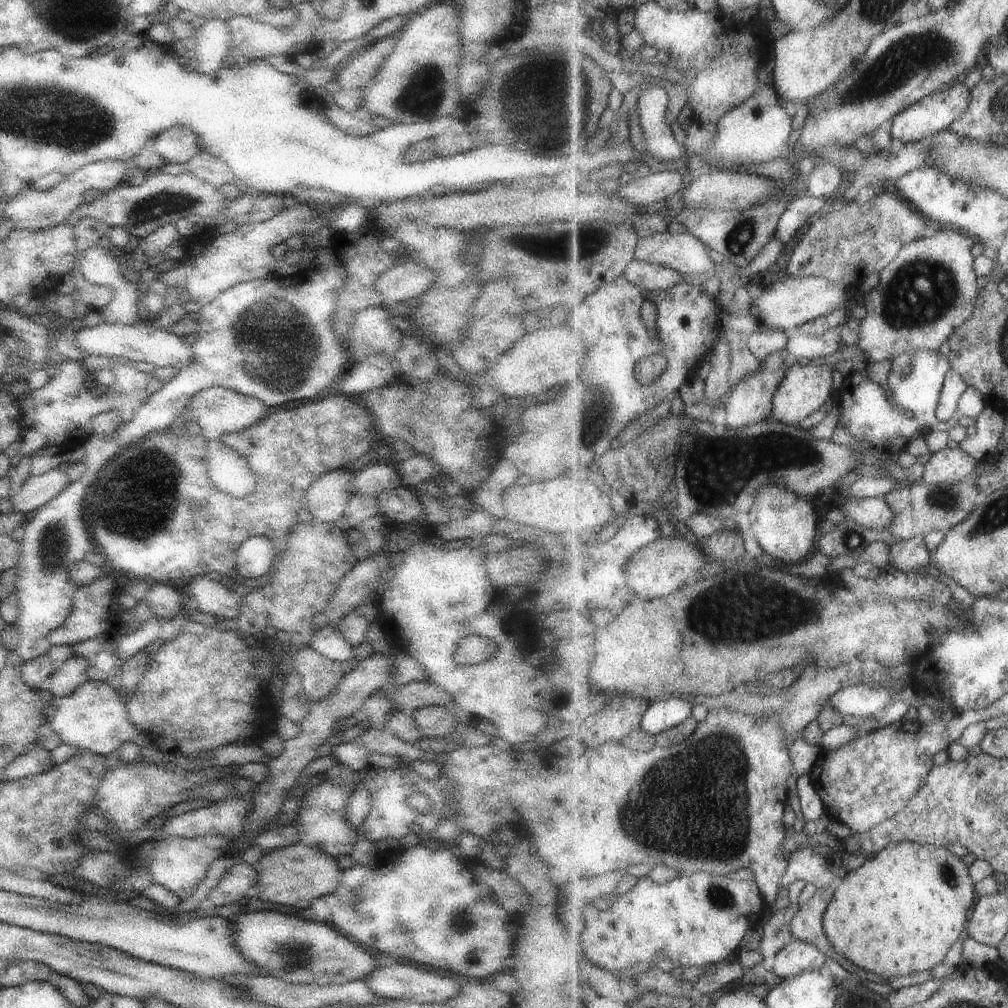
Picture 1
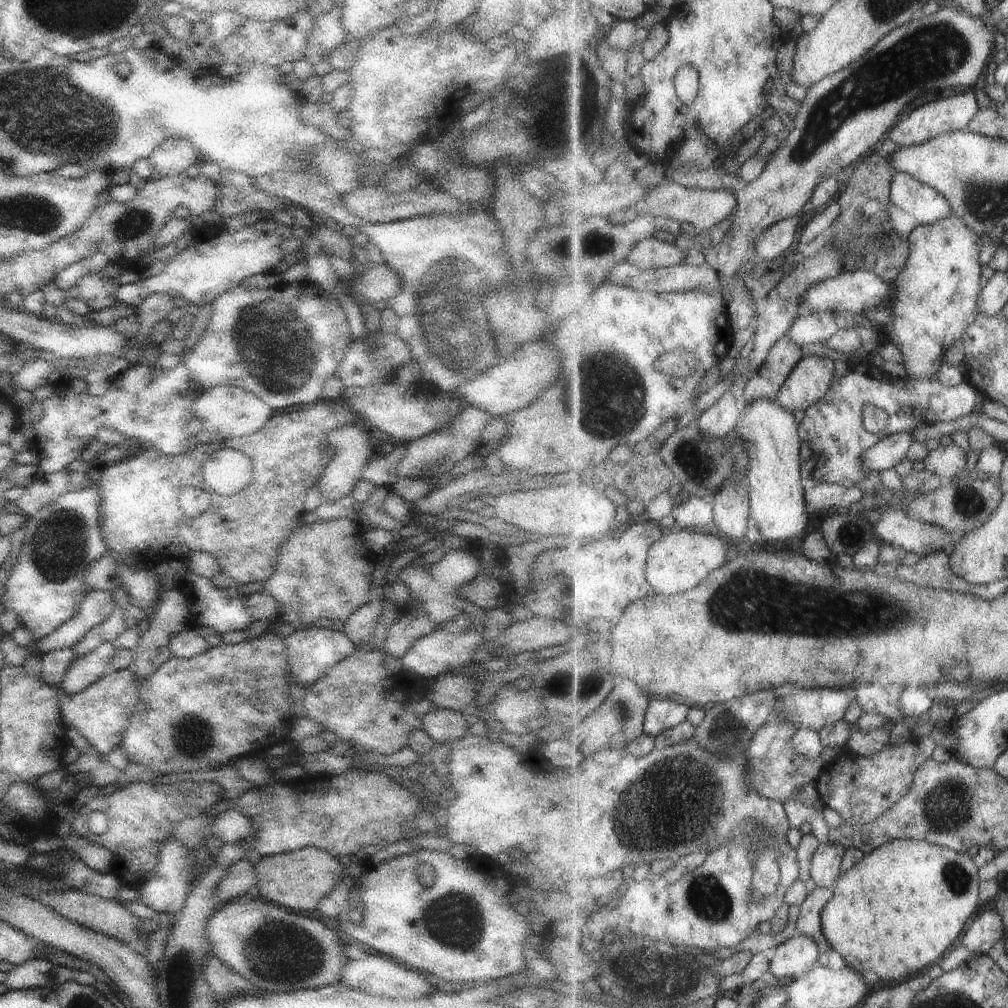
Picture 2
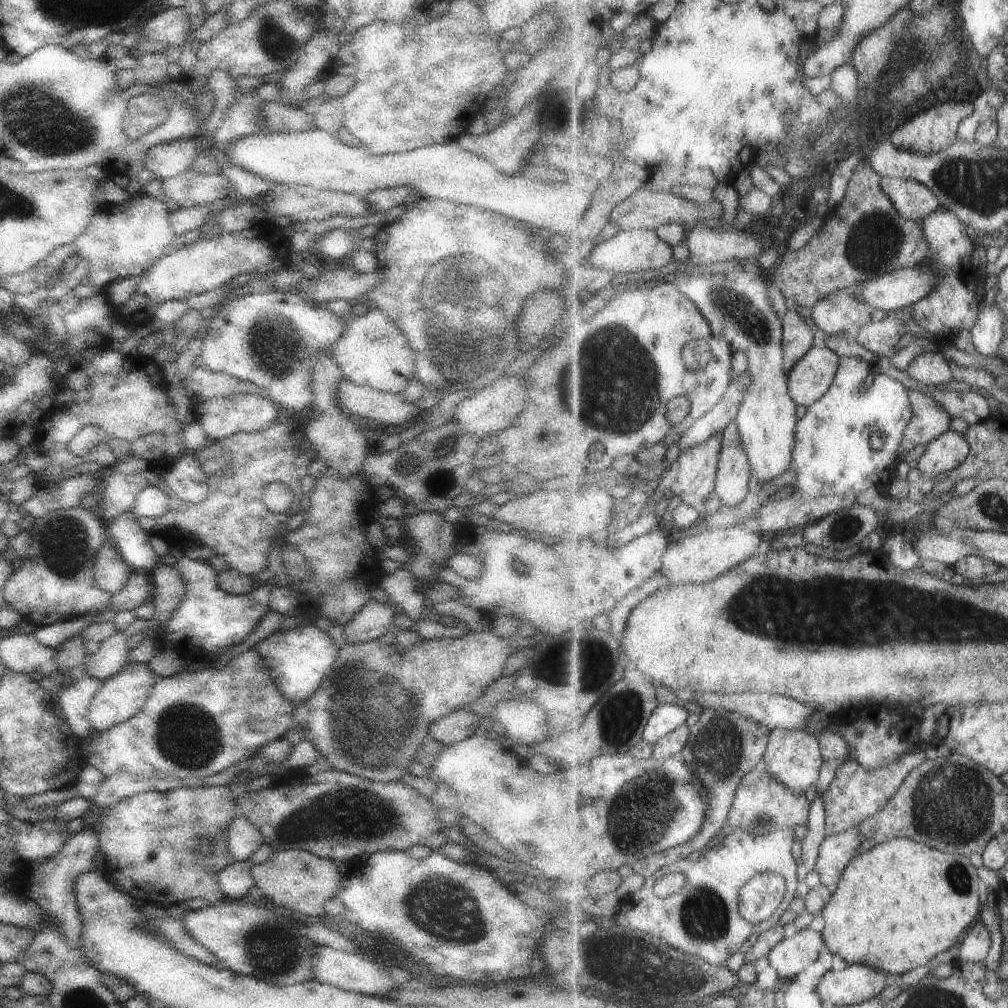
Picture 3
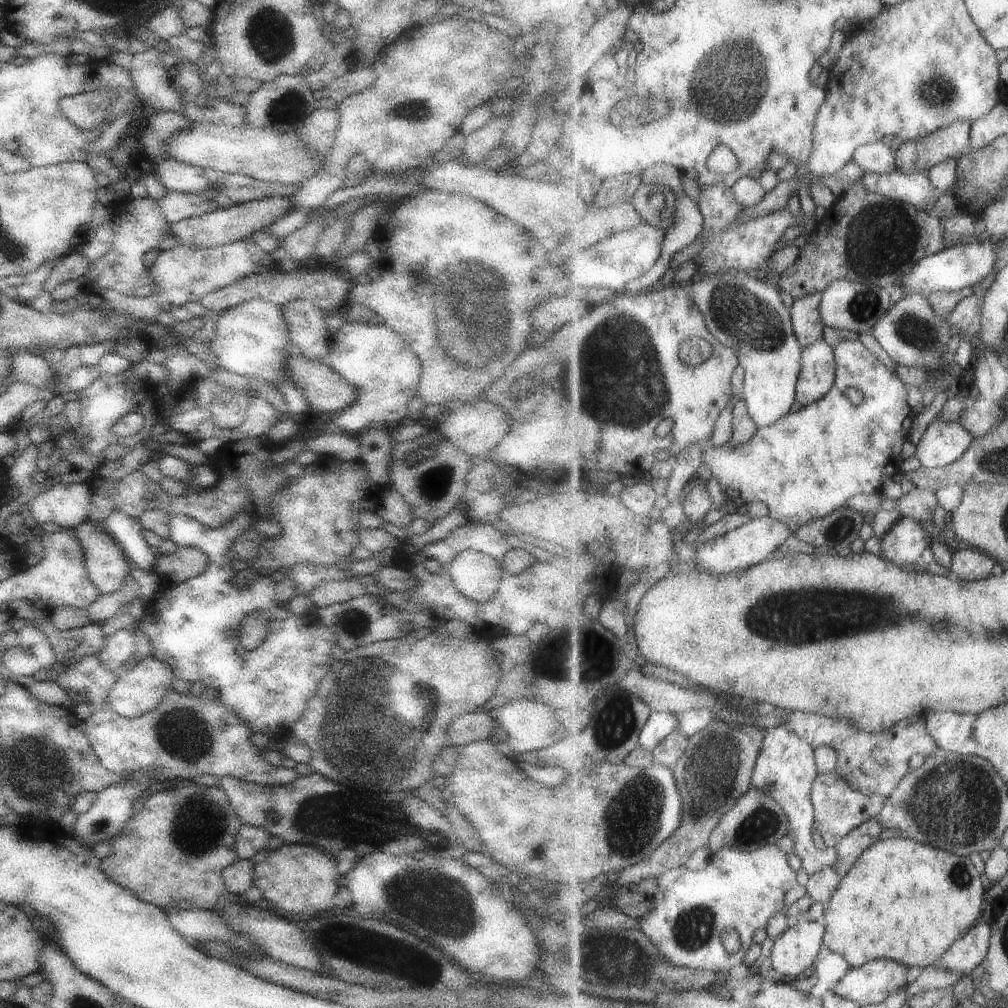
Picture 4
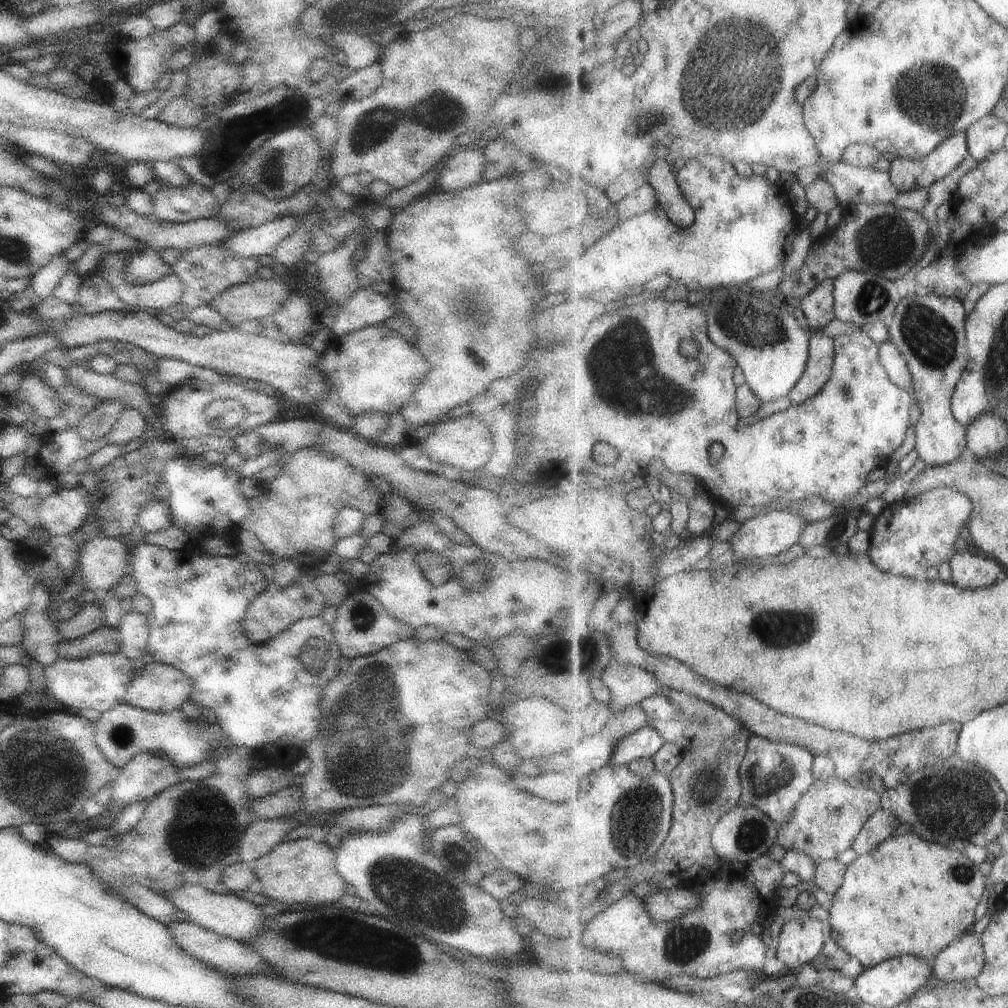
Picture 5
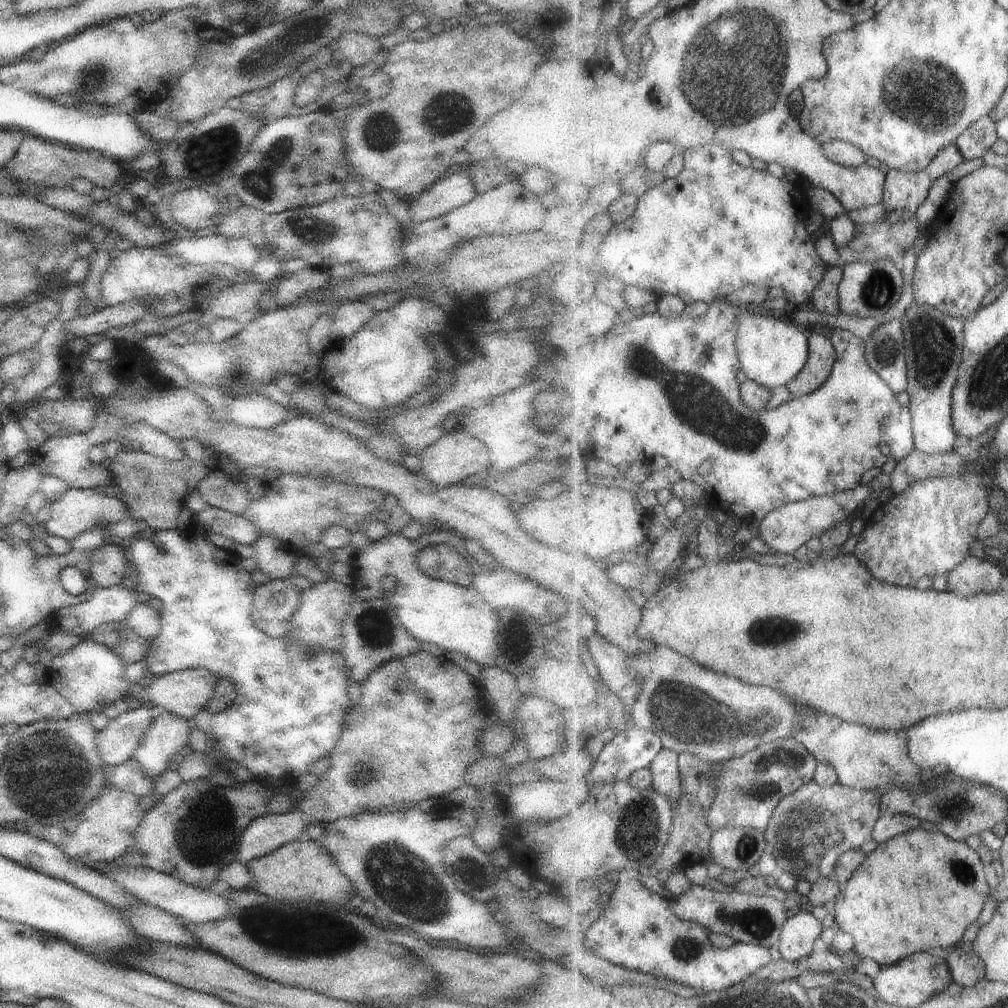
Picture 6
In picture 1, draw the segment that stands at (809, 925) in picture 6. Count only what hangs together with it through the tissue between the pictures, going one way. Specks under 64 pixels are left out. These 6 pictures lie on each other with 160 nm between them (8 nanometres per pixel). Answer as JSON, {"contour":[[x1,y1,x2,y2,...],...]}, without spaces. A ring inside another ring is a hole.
{"contour":[[794,939,774,956,772,972,782,980,790,979,805,971,820,970,827,959,826,953,814,944]]}

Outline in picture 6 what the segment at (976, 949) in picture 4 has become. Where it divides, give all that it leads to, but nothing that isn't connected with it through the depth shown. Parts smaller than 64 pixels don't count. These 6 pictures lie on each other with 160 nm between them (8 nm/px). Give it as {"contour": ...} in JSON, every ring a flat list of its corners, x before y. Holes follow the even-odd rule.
{"contour":[[959,946,944,953,951,978,962,986,975,986,985,979,985,962,974,952,963,952]]}

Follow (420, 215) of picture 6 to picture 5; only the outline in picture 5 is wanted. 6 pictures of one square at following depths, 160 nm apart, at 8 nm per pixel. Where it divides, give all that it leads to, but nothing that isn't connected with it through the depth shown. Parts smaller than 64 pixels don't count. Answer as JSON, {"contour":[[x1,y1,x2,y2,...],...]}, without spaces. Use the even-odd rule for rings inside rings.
{"contour":[[463,146,447,160,437,177,442,192,464,190,476,186,481,181,485,168,484,148]]}

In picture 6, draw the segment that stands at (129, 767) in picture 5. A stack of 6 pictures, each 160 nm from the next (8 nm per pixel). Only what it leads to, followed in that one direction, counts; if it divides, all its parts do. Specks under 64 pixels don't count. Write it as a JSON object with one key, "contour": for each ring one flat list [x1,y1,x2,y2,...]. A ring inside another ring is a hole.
{"contour":[[157,710,157,718,147,726,132,757,146,779,159,776,174,766,181,748,187,745,187,732,185,719,173,712]]}

